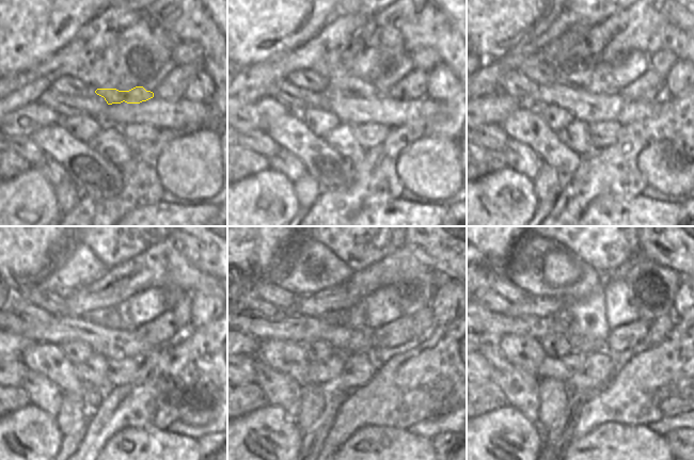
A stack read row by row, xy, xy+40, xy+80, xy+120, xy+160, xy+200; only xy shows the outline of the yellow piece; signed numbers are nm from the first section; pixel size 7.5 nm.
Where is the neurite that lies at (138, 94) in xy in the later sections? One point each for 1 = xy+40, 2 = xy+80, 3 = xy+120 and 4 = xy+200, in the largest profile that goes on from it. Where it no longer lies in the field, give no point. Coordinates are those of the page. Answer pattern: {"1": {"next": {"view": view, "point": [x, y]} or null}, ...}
{"1": {"next": {"view": "xy+40", "point": [349, 85]}}, "2": {"next": {"view": "xy+80", "point": [597, 78]}}, "3": {"next": {"view": "xy+120", "point": [114, 317]}}, "4": {"next": {"view": "xy+200", "point": [564, 316]}}}

